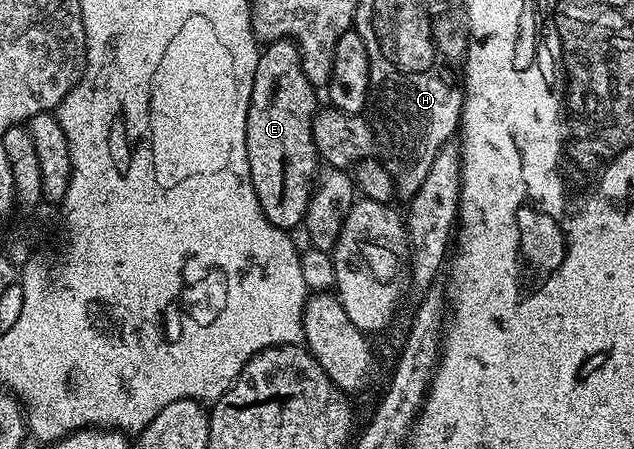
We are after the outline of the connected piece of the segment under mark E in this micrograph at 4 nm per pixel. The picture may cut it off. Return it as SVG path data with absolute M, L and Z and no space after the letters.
M280 40L278 42L269 42L262 47L259 59L257 60L257 72L253 72L253 92L249 100L249 112L247 113L247 155L249 156L249 172L253 180L253 192L257 192L257 200L261 204L261 212L265 212L265 216L269 220L269 224L273 224L277 228L288 232L294 231L294 226L298 227L302 223L303 217L307 215L307 205L311 199L313 183L317 177L317 171L321 166L319 153L315 150L315 141L313 140L313 120L317 113L317 105L315 106L316 87L309 84L309 80L305 76L305 68L301 64L301 56L299 48L290 40Z

